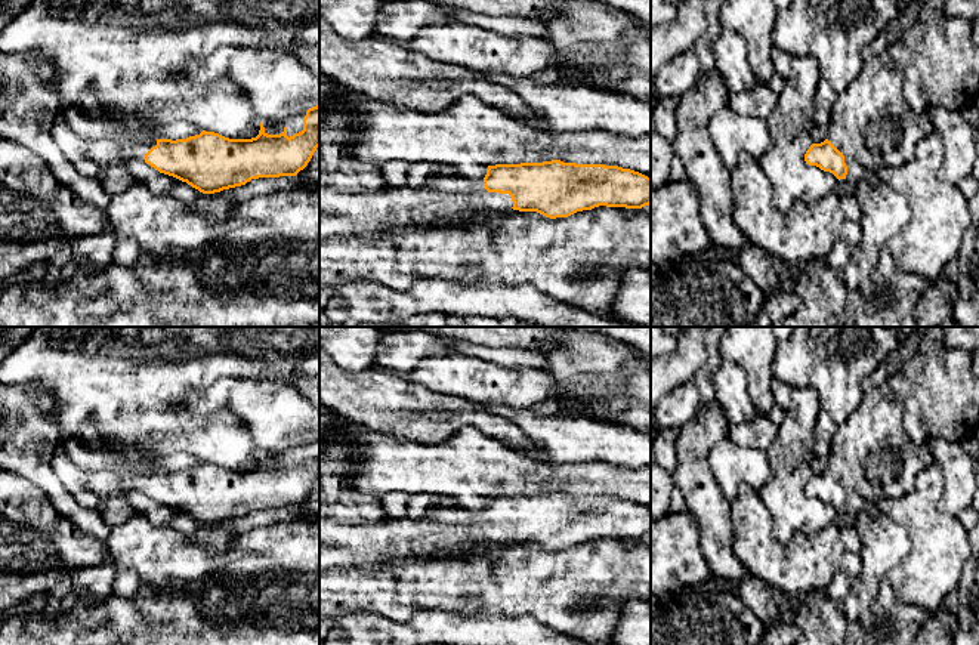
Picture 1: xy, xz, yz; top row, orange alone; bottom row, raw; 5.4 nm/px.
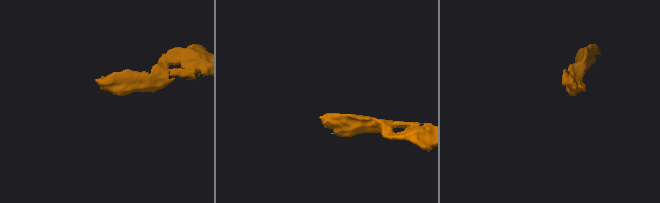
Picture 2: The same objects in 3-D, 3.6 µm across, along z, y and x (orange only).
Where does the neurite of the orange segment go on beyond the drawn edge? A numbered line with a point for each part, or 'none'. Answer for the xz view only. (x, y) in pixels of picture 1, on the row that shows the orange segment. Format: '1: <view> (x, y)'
1: xz (441, 197)

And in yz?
1: yz (856, 172)

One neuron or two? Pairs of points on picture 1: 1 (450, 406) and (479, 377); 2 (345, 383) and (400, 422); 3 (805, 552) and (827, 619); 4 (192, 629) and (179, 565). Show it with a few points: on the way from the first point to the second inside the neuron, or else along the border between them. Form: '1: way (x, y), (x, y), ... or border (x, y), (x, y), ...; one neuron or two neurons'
1: border (425, 388), (447, 395), (468, 397), (482, 406); two neurons
2: way (358, 397), (374, 398), (386, 409); one neuron
3: border (824, 589), (809, 592), (805, 596); two neurons
4: border (175, 592), (181, 593); two neurons

